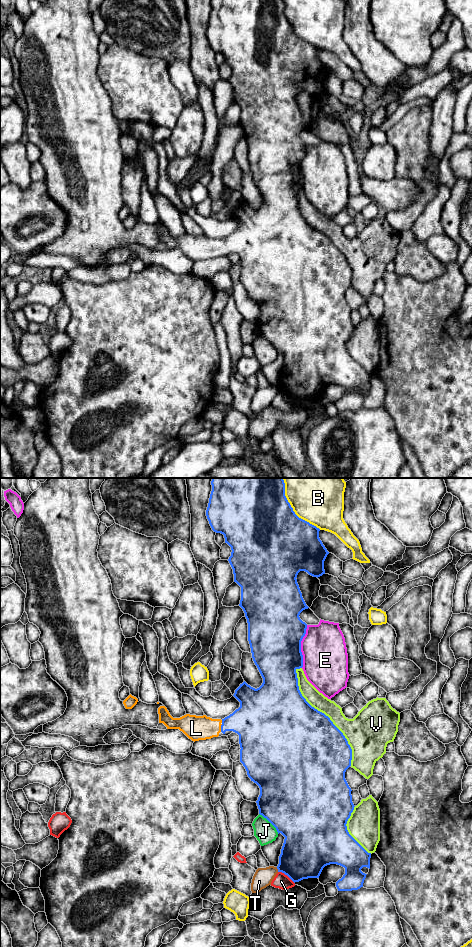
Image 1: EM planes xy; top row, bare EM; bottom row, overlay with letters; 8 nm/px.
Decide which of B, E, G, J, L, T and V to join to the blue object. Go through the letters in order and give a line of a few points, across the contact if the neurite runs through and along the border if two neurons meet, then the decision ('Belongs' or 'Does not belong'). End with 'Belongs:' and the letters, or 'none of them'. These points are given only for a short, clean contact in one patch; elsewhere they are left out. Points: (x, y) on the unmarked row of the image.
B: Does not belong
E: Does not belong
G: Line: xy (278, 391), (281, 391), (294, 403). Does not belong
J: Does not belong
L: Line: xy (251, 241), (232, 242), (221, 248), (196, 248). Belongs
T: Does not belong
V: Does not belong
Belongs: L

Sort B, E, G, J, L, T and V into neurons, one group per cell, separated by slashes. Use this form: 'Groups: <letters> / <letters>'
Groups: B / E / G / J / L / T / V

